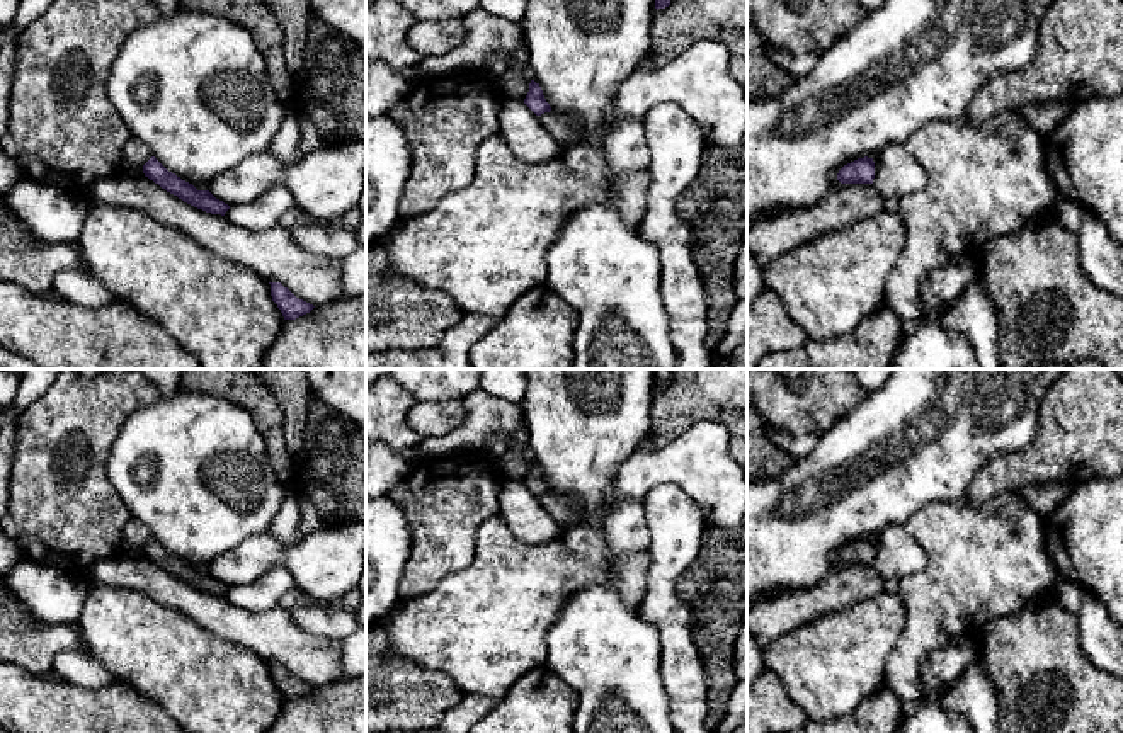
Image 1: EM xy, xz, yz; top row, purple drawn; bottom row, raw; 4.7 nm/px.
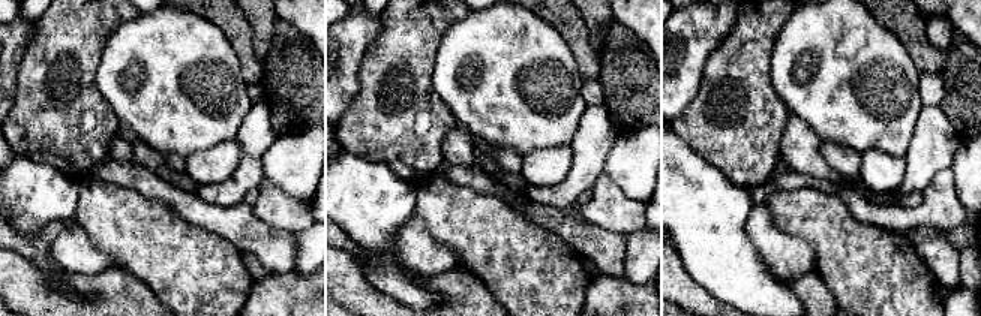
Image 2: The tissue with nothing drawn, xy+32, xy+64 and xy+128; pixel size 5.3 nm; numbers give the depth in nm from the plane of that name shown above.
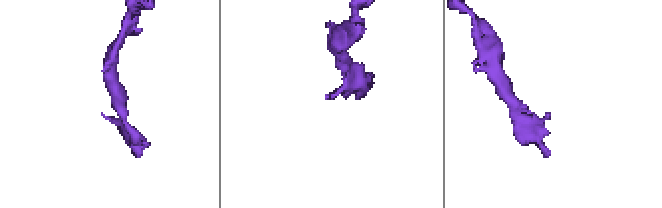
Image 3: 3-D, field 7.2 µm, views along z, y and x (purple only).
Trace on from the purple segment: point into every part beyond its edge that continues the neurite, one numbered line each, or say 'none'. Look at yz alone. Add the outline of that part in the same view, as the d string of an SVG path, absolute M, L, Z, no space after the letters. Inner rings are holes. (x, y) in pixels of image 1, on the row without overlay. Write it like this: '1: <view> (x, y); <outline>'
none

